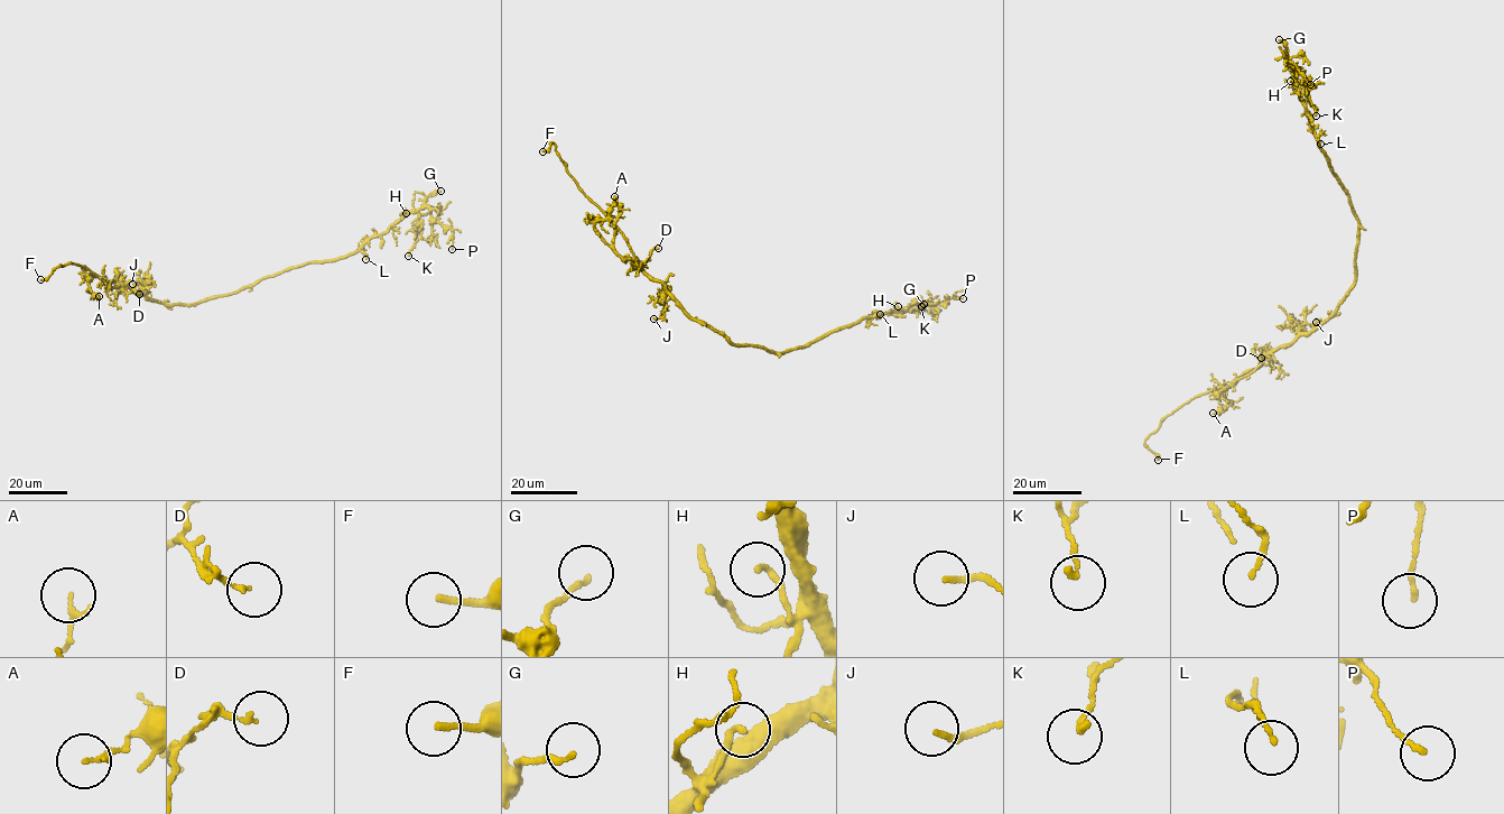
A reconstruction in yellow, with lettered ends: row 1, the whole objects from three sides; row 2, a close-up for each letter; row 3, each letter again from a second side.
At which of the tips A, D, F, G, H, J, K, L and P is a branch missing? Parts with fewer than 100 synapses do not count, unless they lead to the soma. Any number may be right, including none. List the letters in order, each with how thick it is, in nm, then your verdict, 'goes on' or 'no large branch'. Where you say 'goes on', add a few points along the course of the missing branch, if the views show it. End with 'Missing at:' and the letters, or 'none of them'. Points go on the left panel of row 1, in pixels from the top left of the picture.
A: 140 nm thick; no large branch
D: 120 nm thick; no large branch
F: 160 nm thick; goes on
G: 140 nm thick; no large branch
H: 160 nm thick; no large branch
J: 160 nm thick; no large branch
K: 140 nm thick; no large branch
L: 110 nm thick; no large branch
P: 130 nm thick; no large branch
Missing at: F

